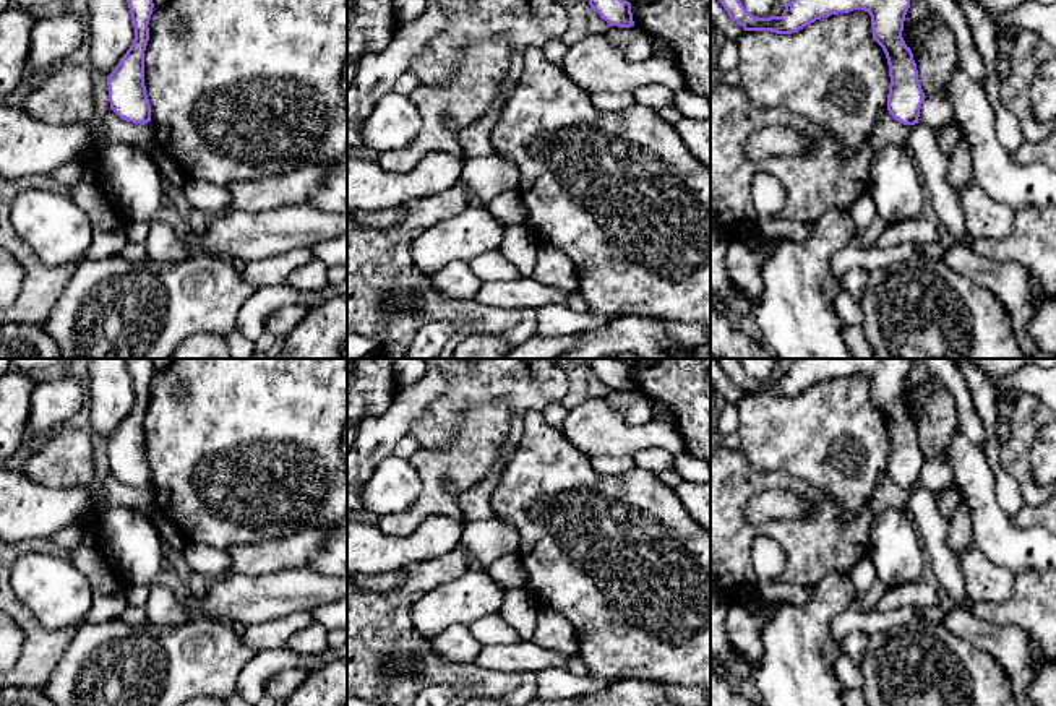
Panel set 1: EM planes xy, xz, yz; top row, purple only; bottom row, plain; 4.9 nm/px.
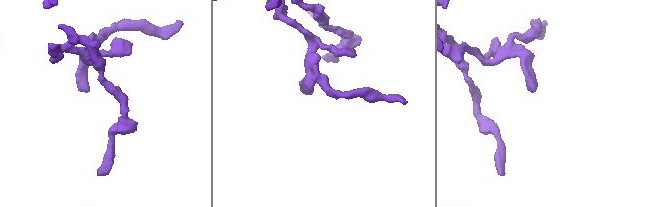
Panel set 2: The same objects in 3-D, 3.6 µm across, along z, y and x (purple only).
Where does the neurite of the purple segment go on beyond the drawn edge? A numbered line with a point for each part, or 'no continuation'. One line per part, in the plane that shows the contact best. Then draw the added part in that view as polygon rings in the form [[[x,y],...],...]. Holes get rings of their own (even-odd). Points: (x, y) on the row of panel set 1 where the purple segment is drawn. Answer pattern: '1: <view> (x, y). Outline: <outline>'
no continuation

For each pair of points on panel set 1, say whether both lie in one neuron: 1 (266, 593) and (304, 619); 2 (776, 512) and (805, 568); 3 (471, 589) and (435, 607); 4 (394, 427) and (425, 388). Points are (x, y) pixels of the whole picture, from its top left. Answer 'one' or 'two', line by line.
1: two
2: two
3: one
4: one

